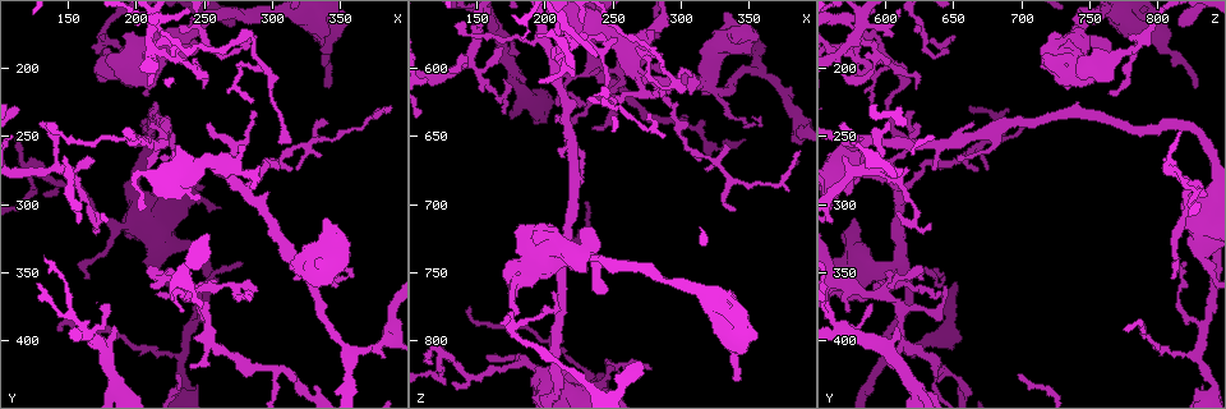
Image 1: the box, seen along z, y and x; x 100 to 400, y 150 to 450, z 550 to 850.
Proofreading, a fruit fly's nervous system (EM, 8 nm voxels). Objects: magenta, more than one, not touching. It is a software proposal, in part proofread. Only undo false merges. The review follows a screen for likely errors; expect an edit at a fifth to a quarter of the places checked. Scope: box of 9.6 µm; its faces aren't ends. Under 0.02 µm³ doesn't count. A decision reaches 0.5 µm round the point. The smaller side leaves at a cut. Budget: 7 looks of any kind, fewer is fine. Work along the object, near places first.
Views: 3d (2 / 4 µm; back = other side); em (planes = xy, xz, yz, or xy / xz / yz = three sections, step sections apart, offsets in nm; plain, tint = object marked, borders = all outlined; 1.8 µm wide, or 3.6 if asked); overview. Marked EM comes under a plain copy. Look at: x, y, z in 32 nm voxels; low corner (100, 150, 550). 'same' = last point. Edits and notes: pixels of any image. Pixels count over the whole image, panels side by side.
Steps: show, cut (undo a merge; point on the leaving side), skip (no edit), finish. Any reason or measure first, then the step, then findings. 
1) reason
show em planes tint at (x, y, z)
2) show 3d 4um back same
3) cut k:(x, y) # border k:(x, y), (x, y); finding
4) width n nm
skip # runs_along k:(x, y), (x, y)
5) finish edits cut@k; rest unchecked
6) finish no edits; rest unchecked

sudden change in width
show em planes tint at (308, 244, 606)

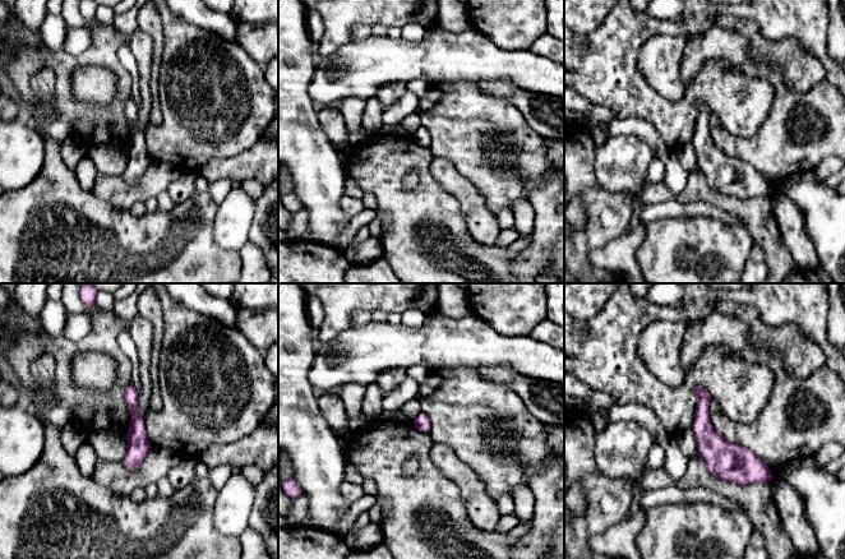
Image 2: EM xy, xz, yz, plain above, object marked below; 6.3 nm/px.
width 100 nm
skip # runs_along 2:(698, 391), (703, 432), (766, 475); one neuron here

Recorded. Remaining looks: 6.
a fork
show 3d 2um at (238, 364, 598)

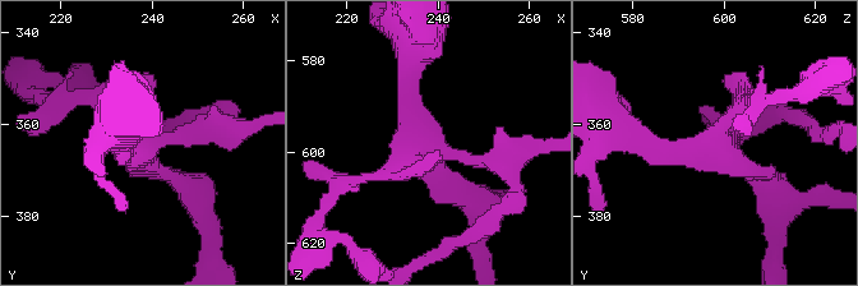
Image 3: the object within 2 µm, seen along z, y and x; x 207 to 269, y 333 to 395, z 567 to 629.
show em yz step 16 tint at (238, 365, 598)

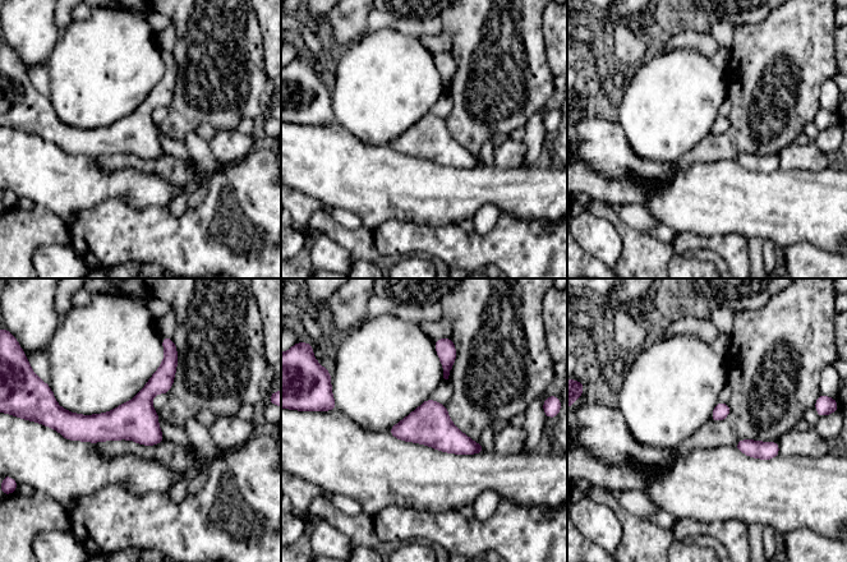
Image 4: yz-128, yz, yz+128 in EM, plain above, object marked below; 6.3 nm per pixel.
another direction
show em planes tint same

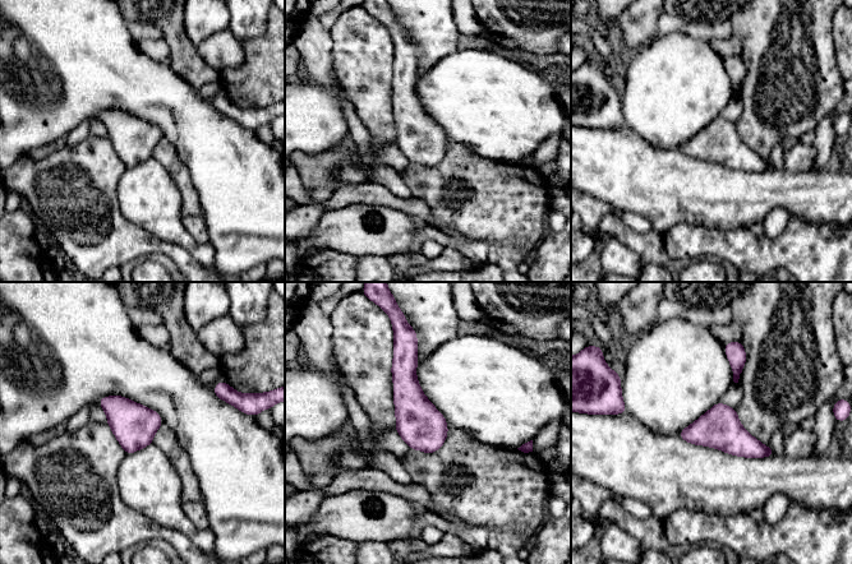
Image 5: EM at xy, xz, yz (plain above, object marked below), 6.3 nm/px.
skip # continuous, no second neuron

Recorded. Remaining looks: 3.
branch point
show 3d 2um at (124, 276, 810)

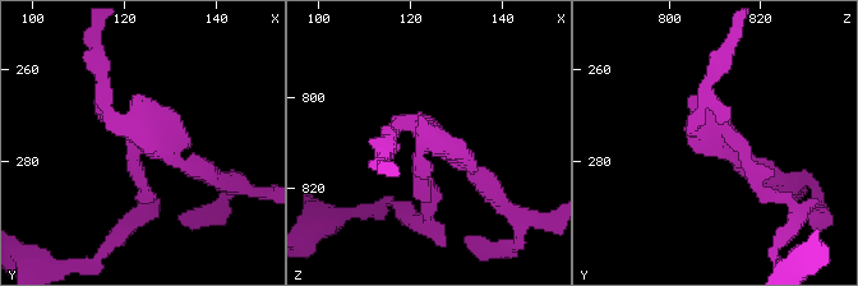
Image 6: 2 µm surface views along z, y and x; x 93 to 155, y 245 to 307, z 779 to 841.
now the EM
show em planes tint at (126, 277, 812)

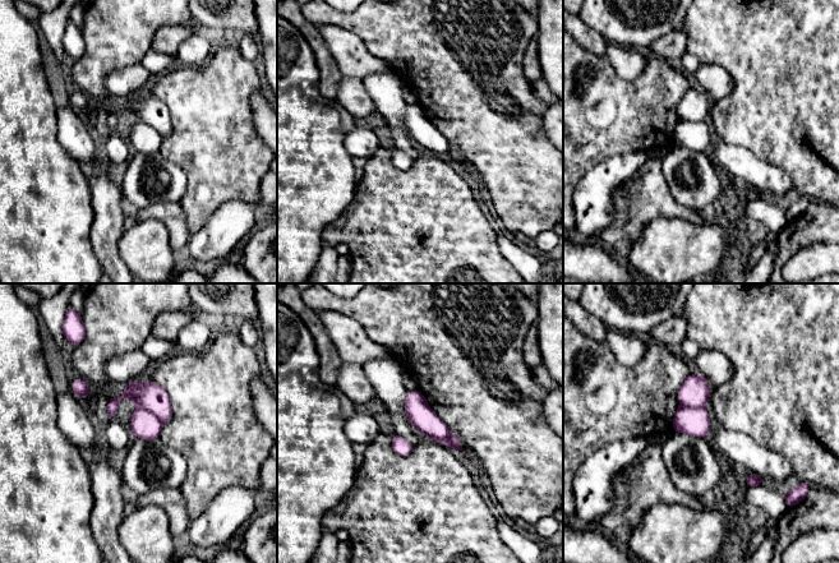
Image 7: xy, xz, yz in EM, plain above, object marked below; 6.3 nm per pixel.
width 160 nm
cut 7:(150, 396) # border 7:(139, 407), (151, 411), (162, 423); a second neuron is stuck on

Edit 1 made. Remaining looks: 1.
finish edits cut@7; rest unchecked

